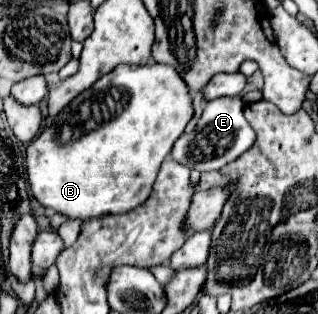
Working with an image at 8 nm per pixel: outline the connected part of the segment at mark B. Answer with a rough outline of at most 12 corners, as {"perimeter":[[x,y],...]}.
{"perimeter":[[168,64],[116,66],[26,150],[70,218],[142,204],[194,118]]}

